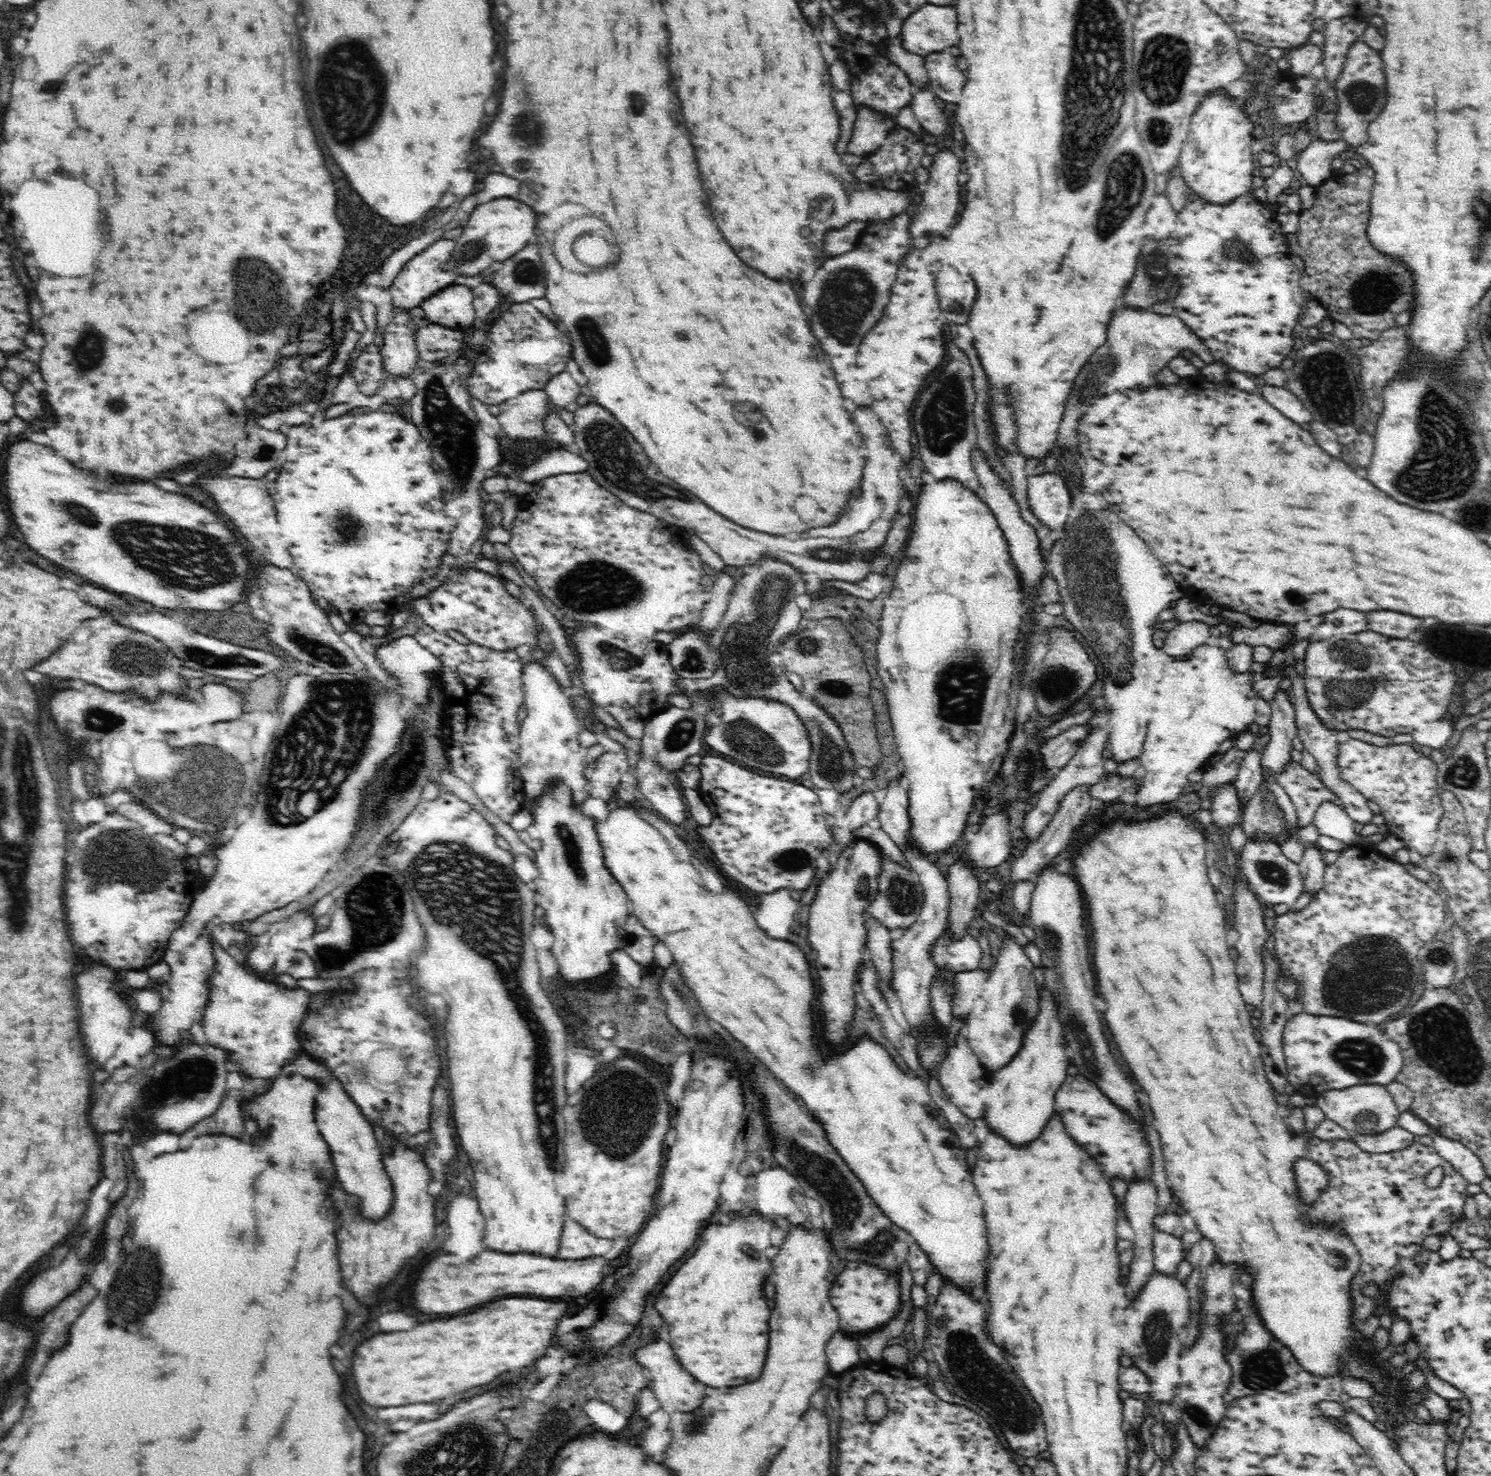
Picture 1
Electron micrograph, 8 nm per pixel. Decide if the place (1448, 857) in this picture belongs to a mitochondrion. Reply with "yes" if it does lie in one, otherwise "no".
no

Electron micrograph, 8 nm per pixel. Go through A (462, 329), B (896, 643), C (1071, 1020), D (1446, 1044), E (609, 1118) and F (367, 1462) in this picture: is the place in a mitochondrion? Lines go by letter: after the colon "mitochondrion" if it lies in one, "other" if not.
A: other
B: other
C: mitochondrion
D: mitochondrion
E: mitochondrion
F: other

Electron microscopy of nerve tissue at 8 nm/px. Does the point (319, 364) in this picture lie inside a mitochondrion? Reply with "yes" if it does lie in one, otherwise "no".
no

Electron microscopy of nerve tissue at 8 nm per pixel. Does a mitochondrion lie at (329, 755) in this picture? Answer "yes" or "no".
yes

